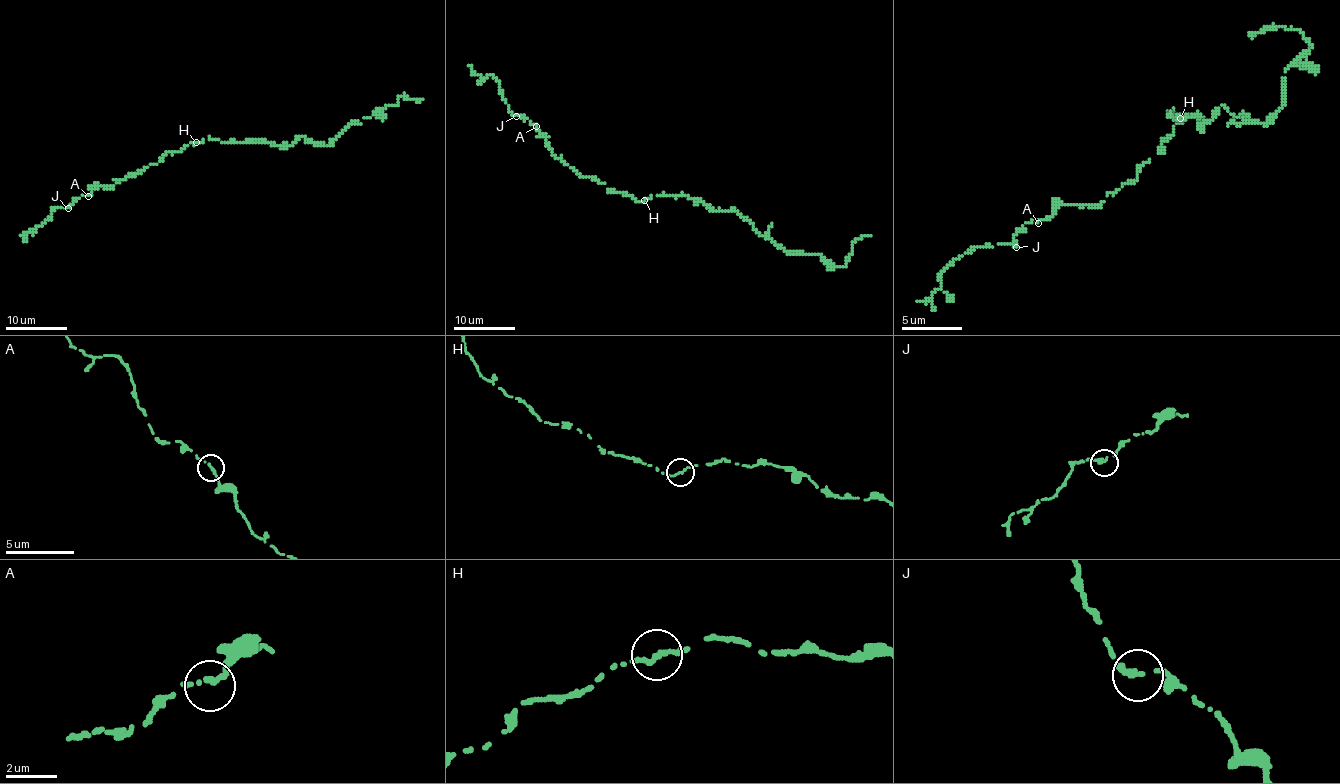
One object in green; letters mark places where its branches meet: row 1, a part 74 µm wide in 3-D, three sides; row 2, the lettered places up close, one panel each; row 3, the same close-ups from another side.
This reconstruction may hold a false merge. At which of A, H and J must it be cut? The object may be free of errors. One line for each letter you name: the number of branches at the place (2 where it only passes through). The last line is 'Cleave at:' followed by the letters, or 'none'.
Cleave at: none

